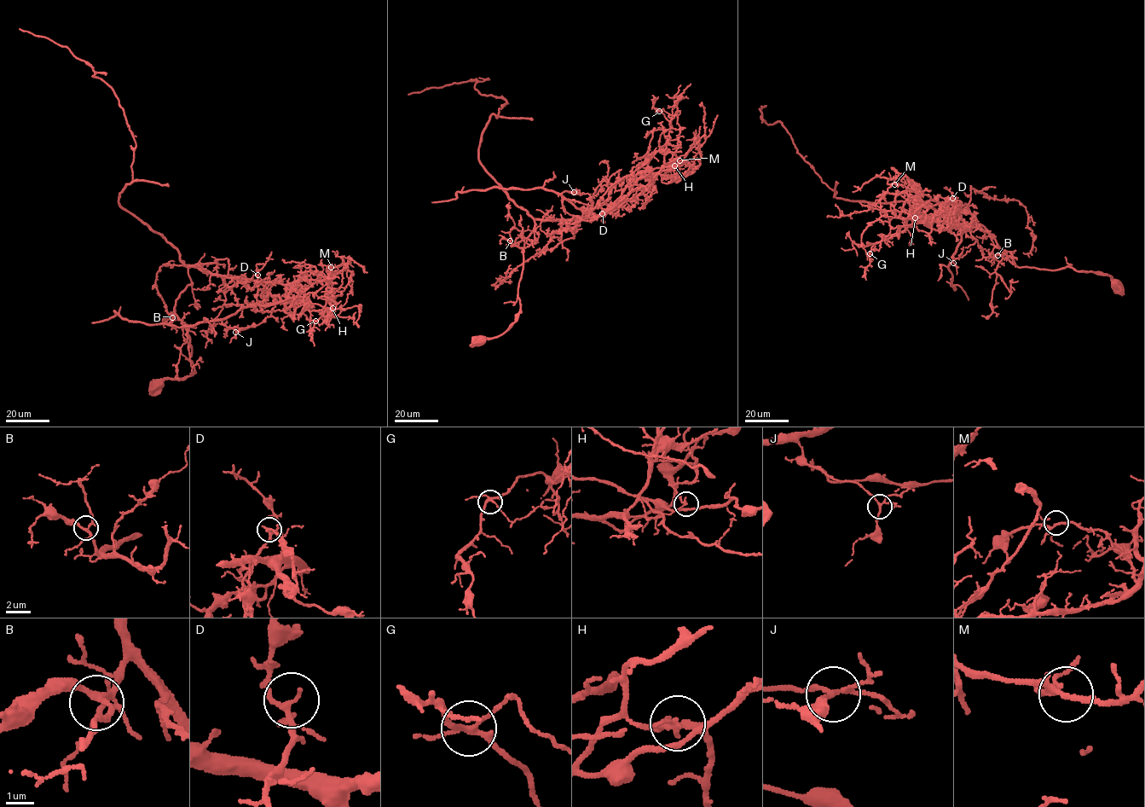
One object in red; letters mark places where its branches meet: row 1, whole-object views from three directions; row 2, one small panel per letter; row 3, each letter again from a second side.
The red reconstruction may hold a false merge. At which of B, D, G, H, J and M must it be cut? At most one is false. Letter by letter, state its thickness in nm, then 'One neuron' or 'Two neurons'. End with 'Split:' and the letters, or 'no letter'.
B: Thickness 200 nm. One neuron
D: Thickness 160 nm. One neuron
G: Thickness 180 nm. One neuron
H: Thickness 150 nm. Two neurons
J: Thickness 140 nm. One neuron
M: Thickness 160 nm. One neuron
Split: H

